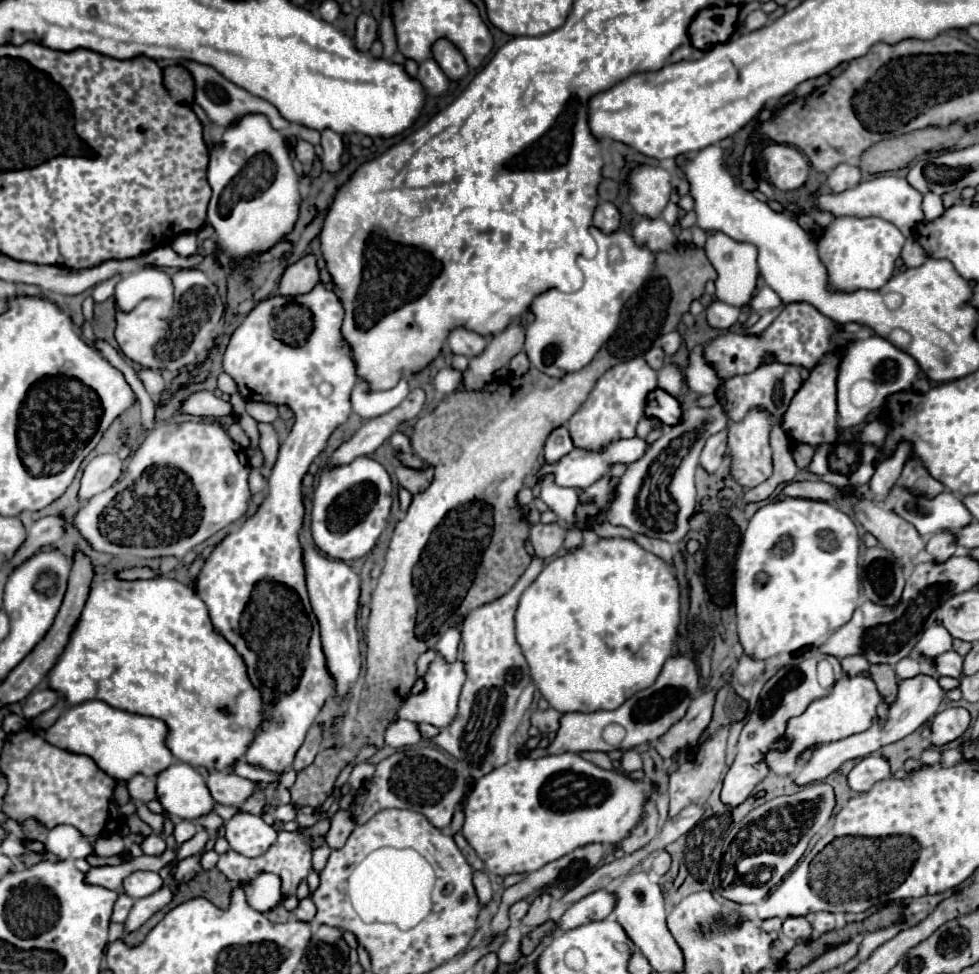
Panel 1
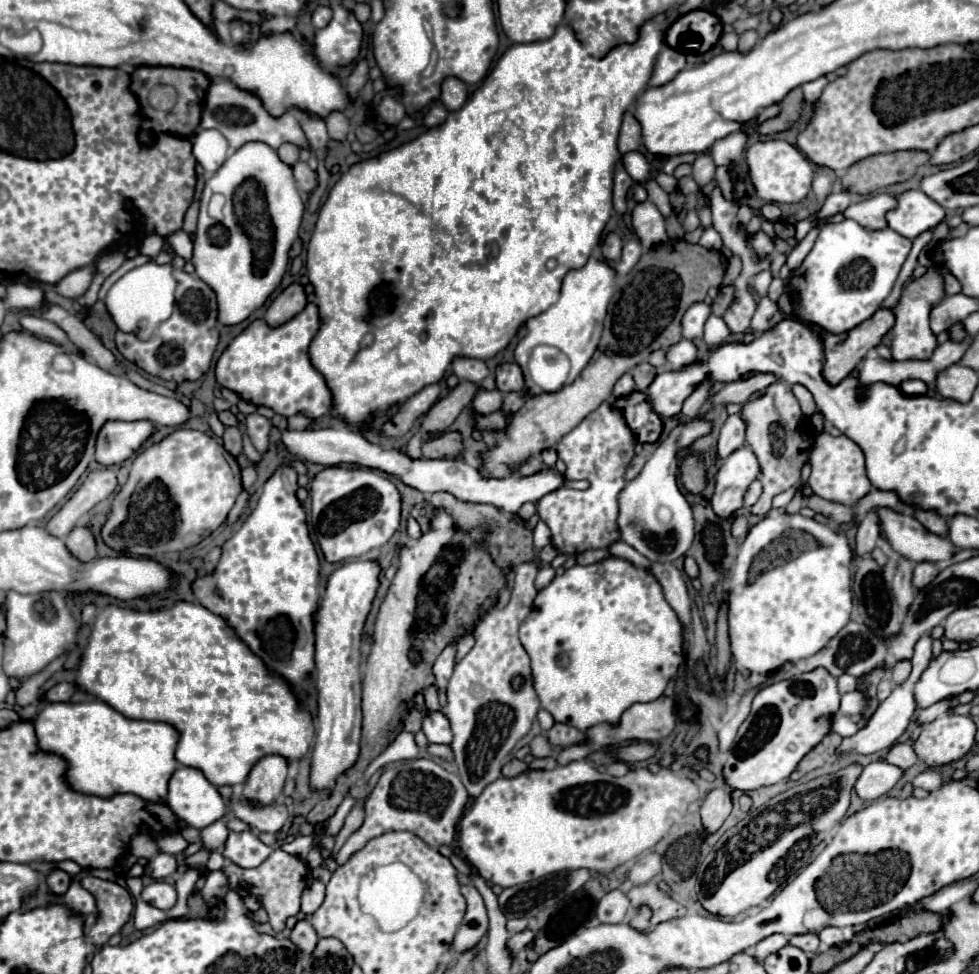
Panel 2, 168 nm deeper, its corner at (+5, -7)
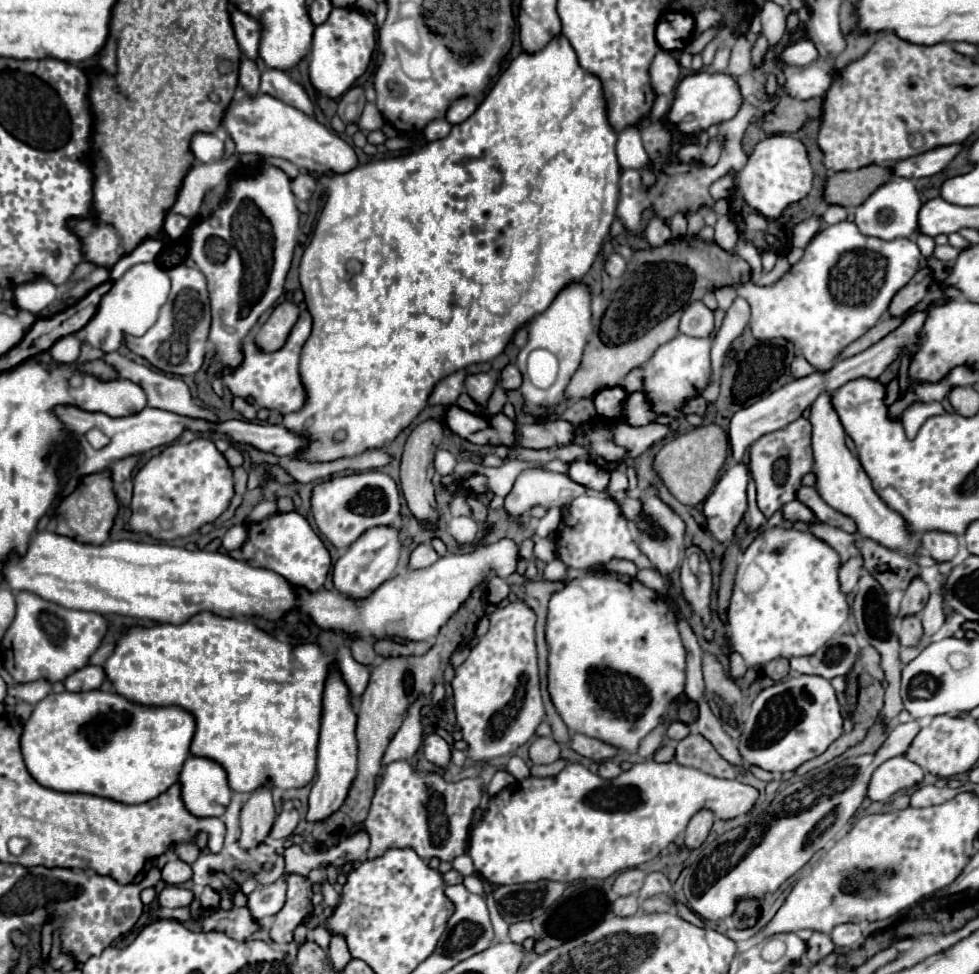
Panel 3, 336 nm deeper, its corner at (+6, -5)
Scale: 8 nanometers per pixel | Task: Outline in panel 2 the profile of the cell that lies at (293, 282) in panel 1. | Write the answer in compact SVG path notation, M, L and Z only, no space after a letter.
M294 283L290 285L288 289L284 289L274 301L272 305L268 307L266 315L264 315L264 321L270 325L270 327L280 327L284 325L286 321L290 321L292 317L296 317L302 309L306 307L306 295L304 295L304 289Z

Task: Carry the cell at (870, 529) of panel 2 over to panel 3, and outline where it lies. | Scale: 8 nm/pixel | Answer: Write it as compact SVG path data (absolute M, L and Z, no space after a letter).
M859 553L843 563L843 567L839 571L839 581L843 583L843 593L849 593L855 589L859 575L861 575L861 567L863 567L863 557Z

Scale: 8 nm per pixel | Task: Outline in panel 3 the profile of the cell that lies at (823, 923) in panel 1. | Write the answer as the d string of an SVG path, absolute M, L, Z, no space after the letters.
M843 923L843 925L837 925L829 933L829 937L835 943L835 949L849 949L861 939L861 929L855 923Z

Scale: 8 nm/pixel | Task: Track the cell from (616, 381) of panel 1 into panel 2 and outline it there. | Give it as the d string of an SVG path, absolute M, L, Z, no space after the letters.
M626 373L616 383L612 397L606 403L602 403L596 411L592 411L576 429L566 433L554 447L558 459L566 463L564 475L582 472L590 483L590 487L585 491L561 487L544 495L538 501L538 515L552 529L552 545L562 555L578 555L590 549L608 549L612 543L620 539L620 531L616 529L618 495L620 489L624 489L626 485L624 473L634 457L636 437L626 425L622 413L612 407L612 401L632 391L634 391L634 379L630 373Z

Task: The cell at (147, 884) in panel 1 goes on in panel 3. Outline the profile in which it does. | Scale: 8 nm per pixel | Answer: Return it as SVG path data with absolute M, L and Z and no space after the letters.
M167 885L159 897L157 897L159 905L161 907L169 907L169 909L175 909L175 907L185 907L193 901L193 891L189 889L183 889L179 885Z

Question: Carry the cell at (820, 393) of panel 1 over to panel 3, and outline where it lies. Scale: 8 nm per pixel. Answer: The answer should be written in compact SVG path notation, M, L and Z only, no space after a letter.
M927 267L917 271L915 277L893 297L893 301L889 305L889 315L903 317L905 313L909 313L919 301L925 299L929 283L931 283L931 271Z

